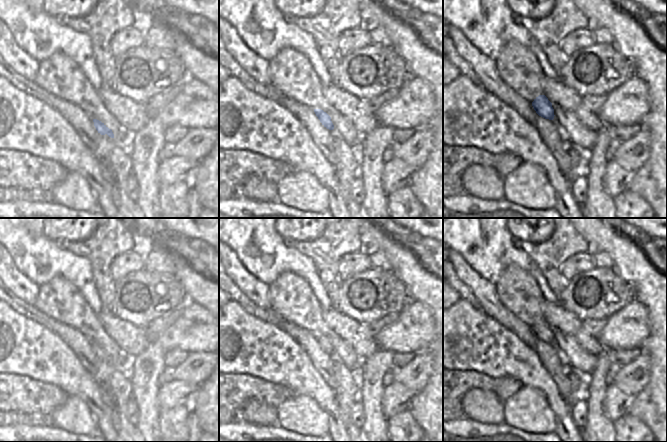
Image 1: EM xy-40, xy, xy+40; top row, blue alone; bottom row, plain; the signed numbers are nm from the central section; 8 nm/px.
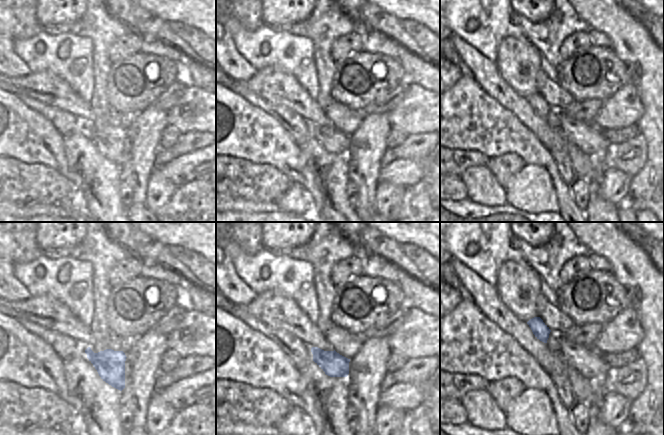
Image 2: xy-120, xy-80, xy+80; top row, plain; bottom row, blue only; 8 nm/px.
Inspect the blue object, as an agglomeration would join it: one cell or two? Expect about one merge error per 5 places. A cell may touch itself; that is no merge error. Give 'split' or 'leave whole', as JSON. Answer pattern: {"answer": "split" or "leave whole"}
{"answer": "leave whole"}

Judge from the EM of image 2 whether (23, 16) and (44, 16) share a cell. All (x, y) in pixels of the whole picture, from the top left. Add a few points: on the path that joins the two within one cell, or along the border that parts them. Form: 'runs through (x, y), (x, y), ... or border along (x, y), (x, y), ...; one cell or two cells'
border along (36, 10), (36, 19), (42, 27); two cells

